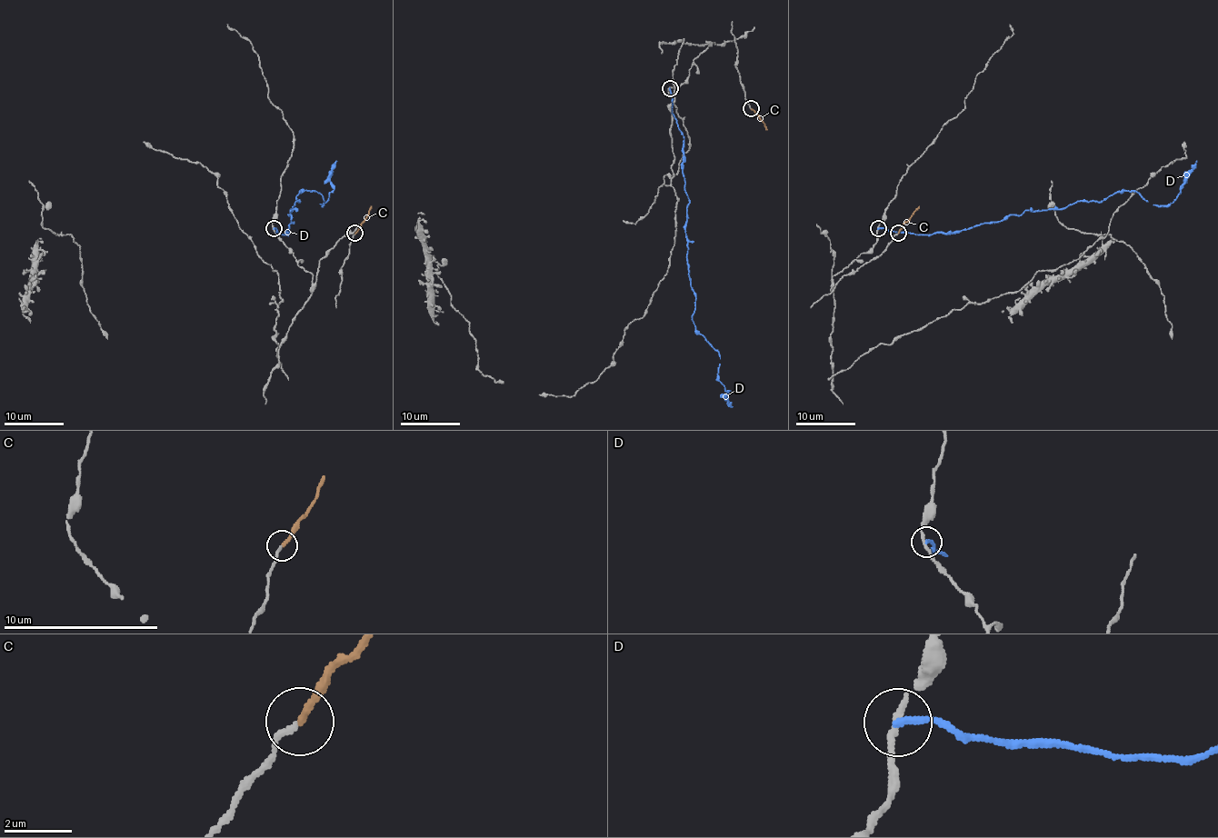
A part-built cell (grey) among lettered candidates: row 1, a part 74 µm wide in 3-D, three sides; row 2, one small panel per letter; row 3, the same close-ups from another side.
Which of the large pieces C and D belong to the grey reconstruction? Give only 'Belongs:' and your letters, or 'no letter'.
Belongs: C

